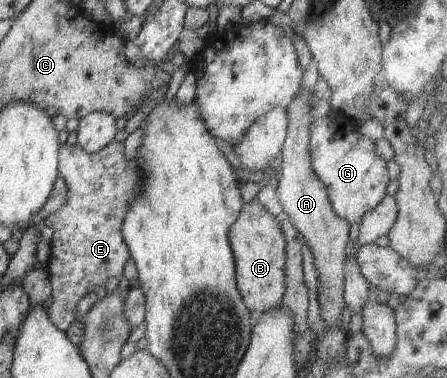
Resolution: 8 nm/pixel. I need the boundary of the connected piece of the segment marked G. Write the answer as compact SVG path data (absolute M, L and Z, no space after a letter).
M341 113L317 119L313 117L310 134L311 164L316 177L326 188L332 209L338 217L345 219L350 225L359 223L362 216L373 210L386 196L386 187L389 183L387 161L376 154L375 143L364 137L358 131L358 124Z

